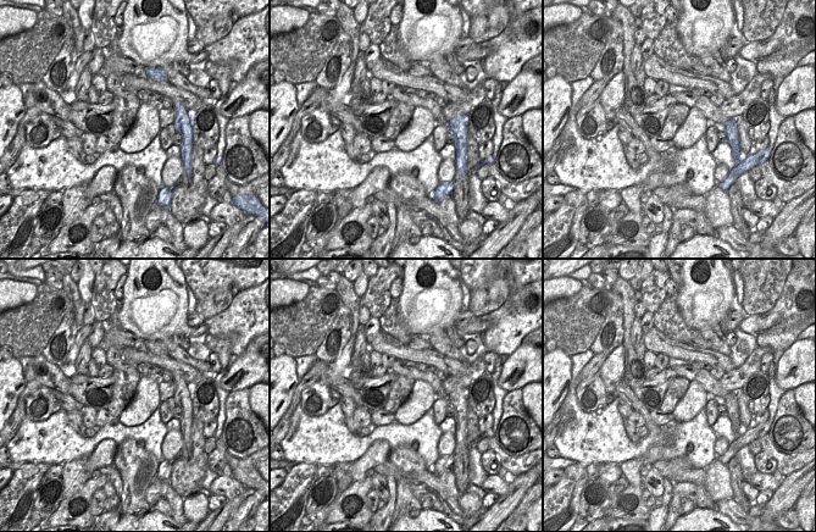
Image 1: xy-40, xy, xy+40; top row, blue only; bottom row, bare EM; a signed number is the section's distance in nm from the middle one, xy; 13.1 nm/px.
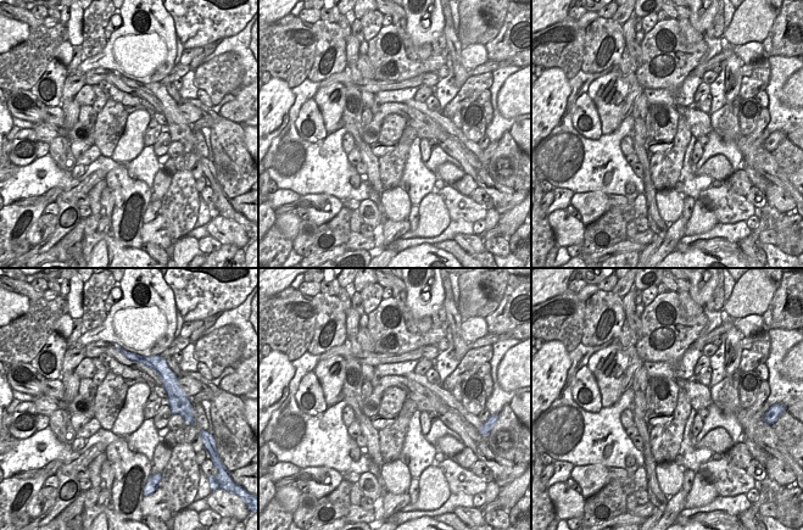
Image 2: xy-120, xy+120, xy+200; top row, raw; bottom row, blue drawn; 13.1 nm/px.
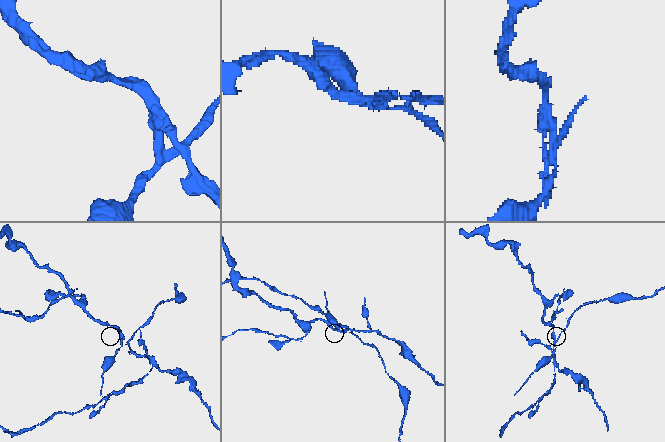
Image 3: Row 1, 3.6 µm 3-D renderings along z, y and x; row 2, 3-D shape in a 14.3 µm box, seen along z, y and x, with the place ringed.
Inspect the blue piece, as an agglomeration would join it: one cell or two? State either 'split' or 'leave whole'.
split

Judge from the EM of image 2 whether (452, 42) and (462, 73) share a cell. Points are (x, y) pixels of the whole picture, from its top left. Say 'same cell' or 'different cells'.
same cell

